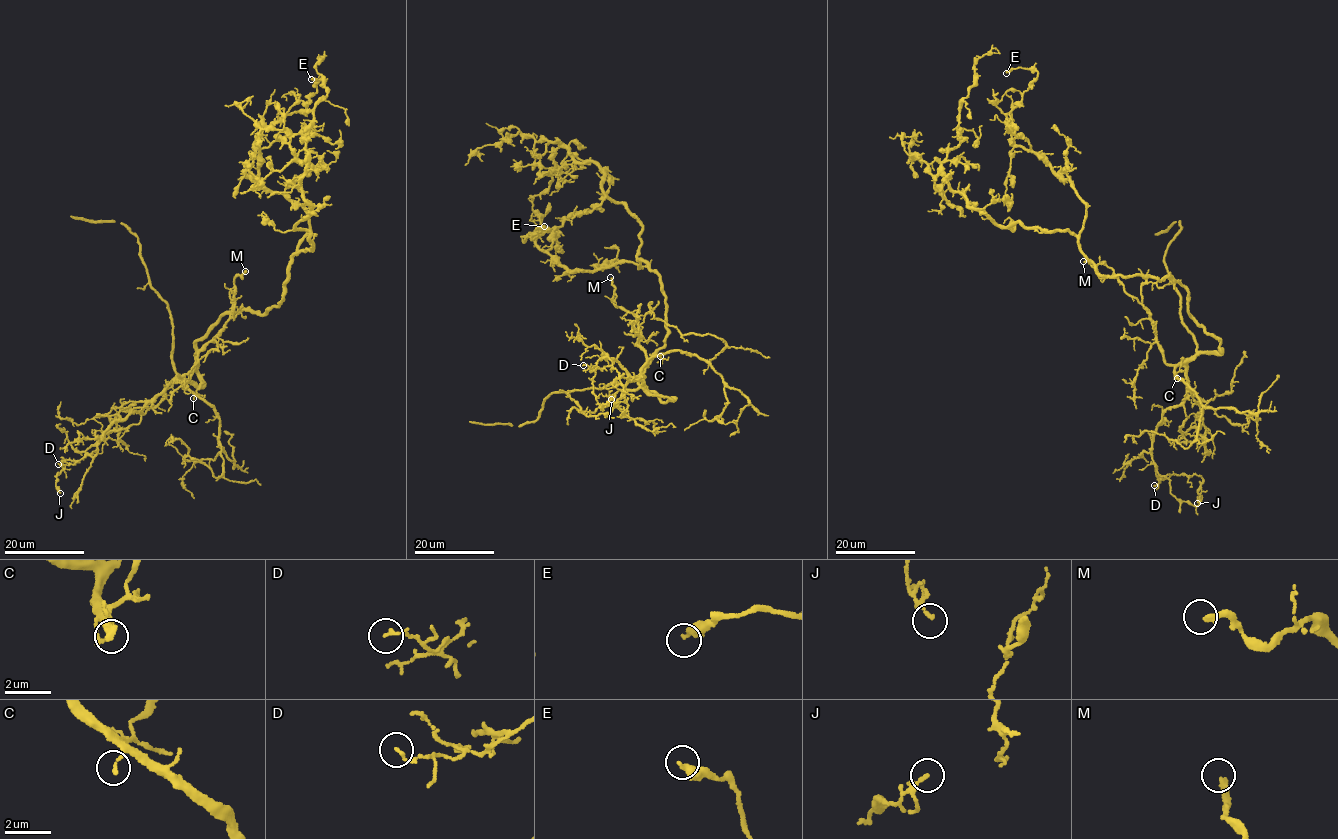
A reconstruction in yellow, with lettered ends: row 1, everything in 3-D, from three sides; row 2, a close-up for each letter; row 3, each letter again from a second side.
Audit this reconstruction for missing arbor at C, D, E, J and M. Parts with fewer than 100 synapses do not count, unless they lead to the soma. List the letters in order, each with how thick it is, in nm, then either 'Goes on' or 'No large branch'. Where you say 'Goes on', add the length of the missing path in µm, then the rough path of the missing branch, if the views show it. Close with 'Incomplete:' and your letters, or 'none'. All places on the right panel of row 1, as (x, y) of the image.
C: Thickness 120 nm. No large branch
D: Thickness 110 nm. No large branch
E: Thickness 320 nm. No large branch
J: Thickness 90 nm. No large branch
M: Thickness 280 nm. No large branch
Incomplete: none

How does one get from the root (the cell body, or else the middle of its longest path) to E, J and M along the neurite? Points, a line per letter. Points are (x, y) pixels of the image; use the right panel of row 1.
E: (1144, 276), (1103, 275), (1083, 253), (1083, 200), (1008, 127), (1006, 115), (1038, 72), (1006, 73)
J: (1144, 276), (1179, 281), (1220, 340), (1187, 362), (1184, 400), (1152, 439), (1156, 476), (1201, 477), (1197, 503)
M: (1144, 276), (1184, 286), (1189, 313), (1219, 338), (1219, 352), (1166, 363), (1148, 314), (1113, 270), (1083, 261)

